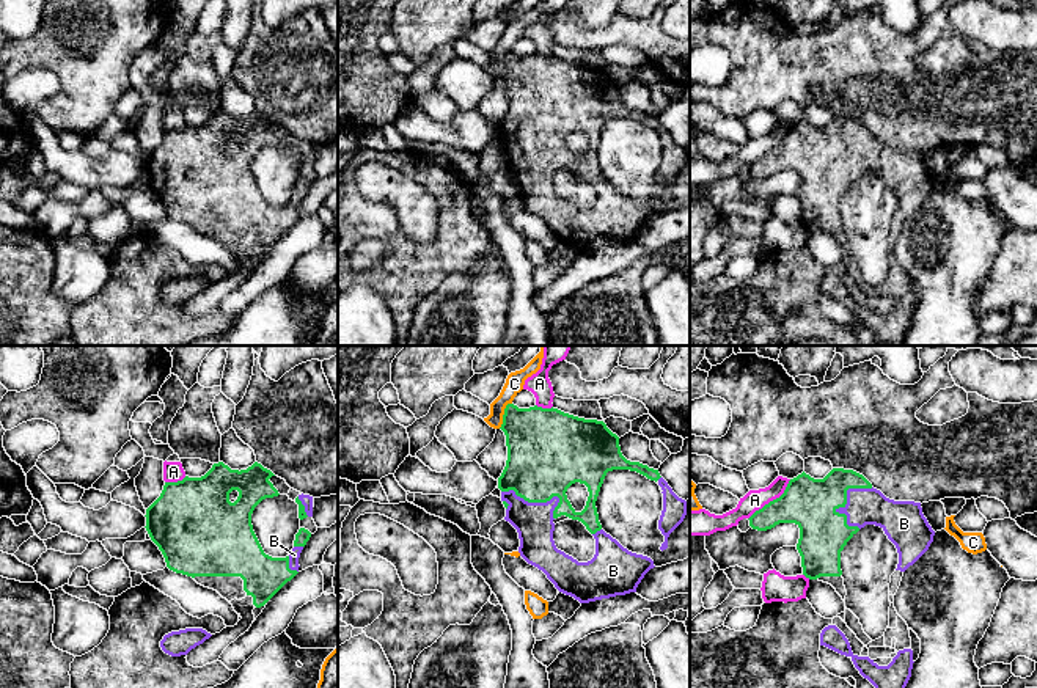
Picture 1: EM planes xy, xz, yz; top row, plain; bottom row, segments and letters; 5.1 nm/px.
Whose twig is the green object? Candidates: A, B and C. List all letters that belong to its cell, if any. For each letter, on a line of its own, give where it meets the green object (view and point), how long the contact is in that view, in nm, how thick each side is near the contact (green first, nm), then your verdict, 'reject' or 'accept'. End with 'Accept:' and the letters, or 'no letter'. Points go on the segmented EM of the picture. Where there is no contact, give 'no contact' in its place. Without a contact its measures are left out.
A: yz (773, 500) | 300 nm | 260/110 nm | reject
B: yz (846, 498) | 240 nm | 260/190 nm | accept
C: xz (503, 415) | 150 nm | 360/100 nm | reject
Accept: B

